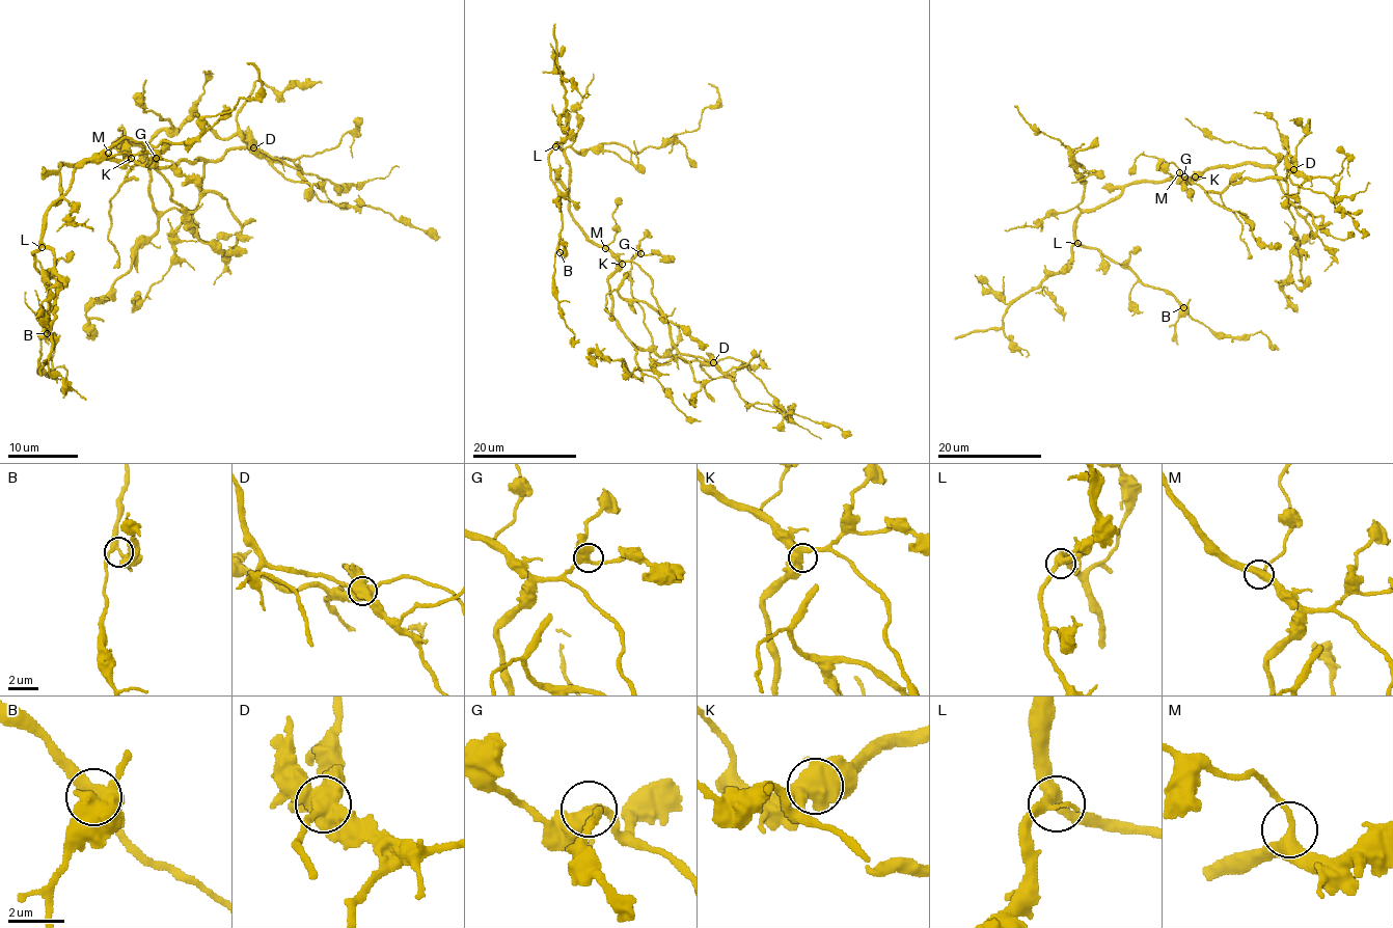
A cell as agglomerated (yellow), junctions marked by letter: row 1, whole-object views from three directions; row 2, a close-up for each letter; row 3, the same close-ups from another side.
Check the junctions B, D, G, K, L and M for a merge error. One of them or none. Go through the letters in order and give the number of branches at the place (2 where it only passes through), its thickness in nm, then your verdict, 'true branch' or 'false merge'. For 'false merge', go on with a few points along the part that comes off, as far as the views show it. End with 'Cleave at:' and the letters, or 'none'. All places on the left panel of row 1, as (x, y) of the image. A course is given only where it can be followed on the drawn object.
B: branches 4; calibre 360 nm; true branch
D: branches 5; calibre 800 nm; false merge; course (254, 147), (173, 166), (136, 165), (110, 198), (108, 242), (118, 256), (113, 268)
G: branches 3; calibre 400 nm; true branch
K: branches 4; calibre 550 nm; true branch
L: branches 3; calibre 360 nm; true branch
M: branches 3; calibre 340 nm; true branch
Cleave at: D

